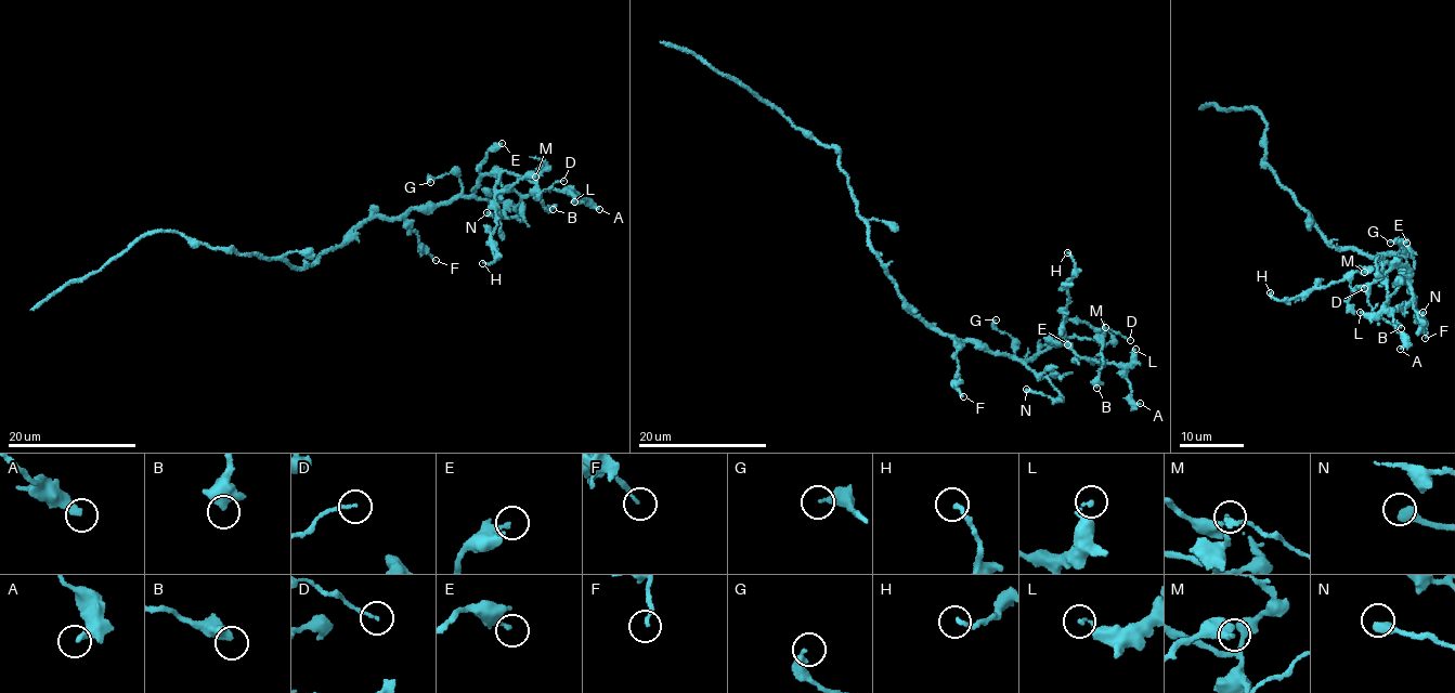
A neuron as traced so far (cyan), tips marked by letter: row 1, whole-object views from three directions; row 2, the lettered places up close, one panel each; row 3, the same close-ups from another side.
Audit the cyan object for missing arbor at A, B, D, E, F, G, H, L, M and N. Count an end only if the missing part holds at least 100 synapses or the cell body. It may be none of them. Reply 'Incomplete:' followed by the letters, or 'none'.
Incomplete: none

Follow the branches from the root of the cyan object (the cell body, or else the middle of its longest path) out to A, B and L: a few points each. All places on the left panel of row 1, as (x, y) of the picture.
A: (321, 255), (372, 219), (400, 219), (411, 209), (467, 197), (485, 175), (522, 195), (571, 191), (599, 209)
B: (321, 255), (372, 219), (447, 205), (467, 197), (483, 177), (505, 171), (536, 182), (543, 207), (553, 209)
L: (321, 255), (372, 219), (400, 219), (411, 209), (467, 197), (485, 175), (522, 195), (570, 192), (574, 201)

